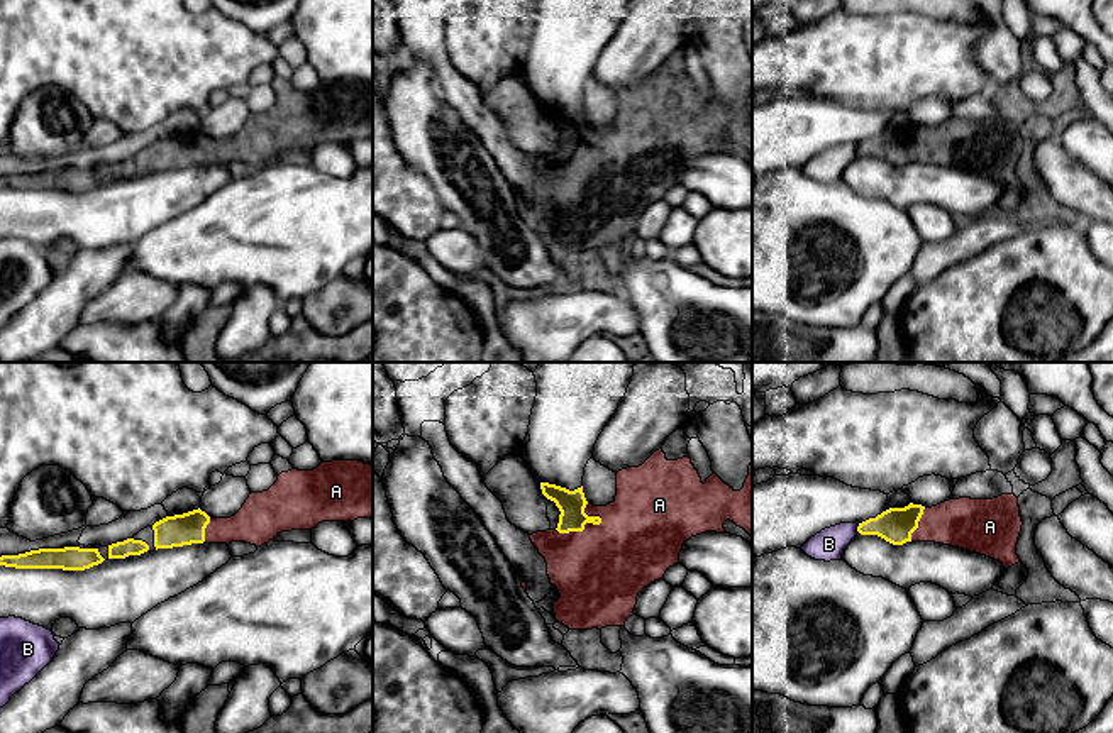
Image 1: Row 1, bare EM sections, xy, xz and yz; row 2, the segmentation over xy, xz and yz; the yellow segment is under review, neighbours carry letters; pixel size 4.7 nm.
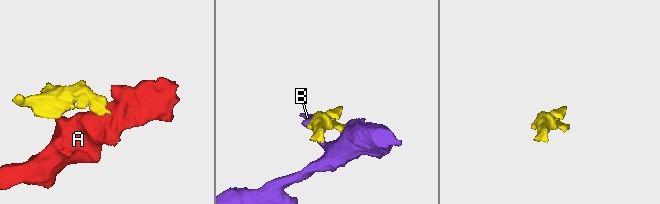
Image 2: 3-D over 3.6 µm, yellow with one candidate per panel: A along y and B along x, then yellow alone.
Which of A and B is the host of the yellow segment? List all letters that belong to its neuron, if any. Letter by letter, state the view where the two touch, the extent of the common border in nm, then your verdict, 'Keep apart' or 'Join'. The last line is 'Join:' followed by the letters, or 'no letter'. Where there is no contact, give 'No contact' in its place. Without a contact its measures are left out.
A: Touches yellow in xz. Shared border 240 nm. Join
B: Touches yellow in yz. Shared border 40 nm. Keep apart
Join: A

